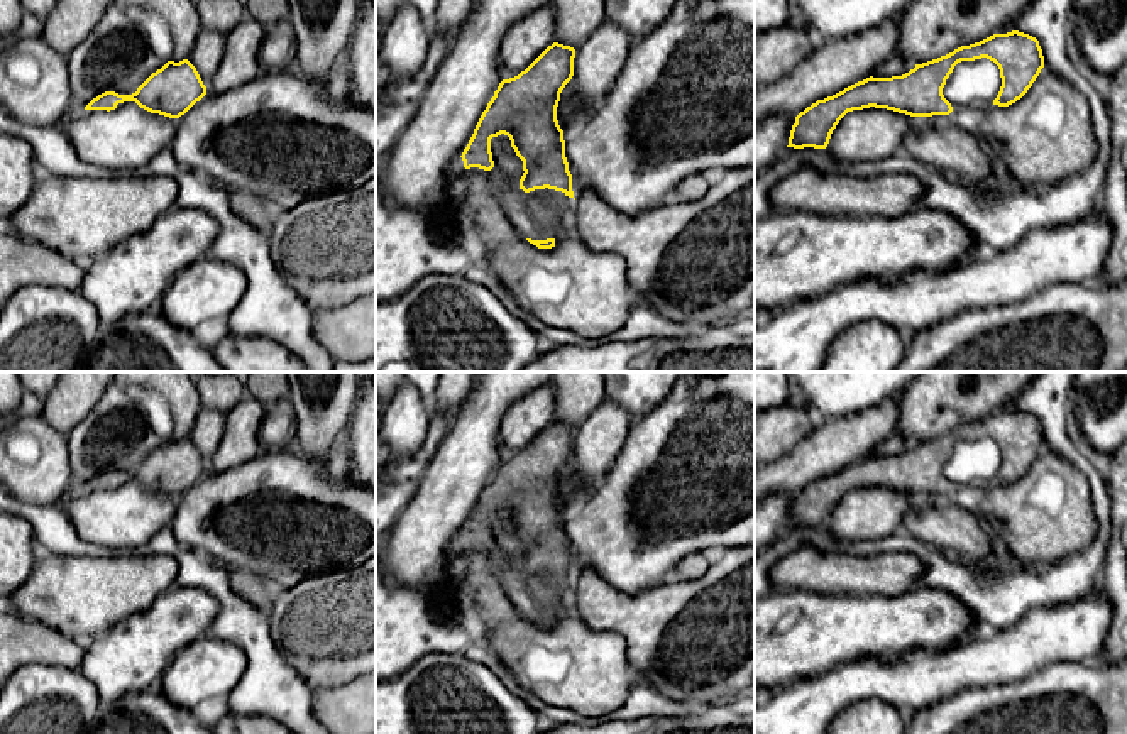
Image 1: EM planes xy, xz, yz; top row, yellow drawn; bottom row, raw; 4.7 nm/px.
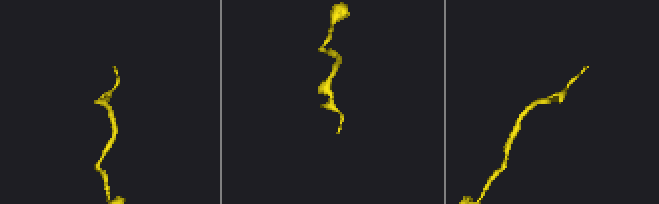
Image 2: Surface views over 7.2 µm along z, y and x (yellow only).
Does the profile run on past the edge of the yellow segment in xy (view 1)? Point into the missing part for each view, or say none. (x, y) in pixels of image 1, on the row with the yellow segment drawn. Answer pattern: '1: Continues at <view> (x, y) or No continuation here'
1: No continuation here

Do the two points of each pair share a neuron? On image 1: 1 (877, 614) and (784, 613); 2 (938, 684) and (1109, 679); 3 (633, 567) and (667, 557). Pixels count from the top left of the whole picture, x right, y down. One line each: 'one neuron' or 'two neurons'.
1: one neuron
2: two neurons
3: one neuron

